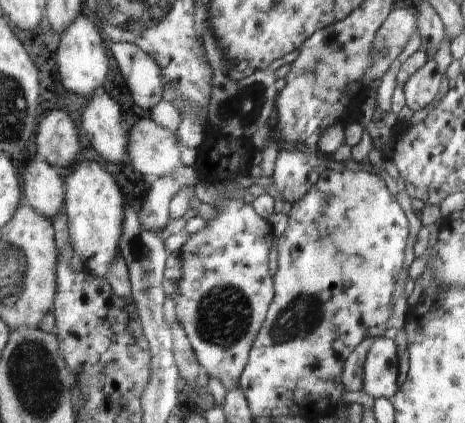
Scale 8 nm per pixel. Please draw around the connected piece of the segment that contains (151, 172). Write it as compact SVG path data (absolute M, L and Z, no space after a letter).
M138 118L138 122L133 122L128 140L127 162L133 166L136 172L141 172L146 179L160 178L182 164L177 136L171 130L157 125L152 118Z

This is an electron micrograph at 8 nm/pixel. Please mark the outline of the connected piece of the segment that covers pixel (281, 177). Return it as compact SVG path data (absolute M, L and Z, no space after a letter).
M300 148L279 150L270 182L284 196L284 201L296 202L308 192L311 187L308 175L323 167L325 157L317 153L306 154Z

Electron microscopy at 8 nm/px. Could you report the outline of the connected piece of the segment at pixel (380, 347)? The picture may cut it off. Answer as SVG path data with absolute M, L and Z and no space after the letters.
M376 337L366 353L363 364L362 389L372 398L392 400L399 389L399 356L393 339Z

